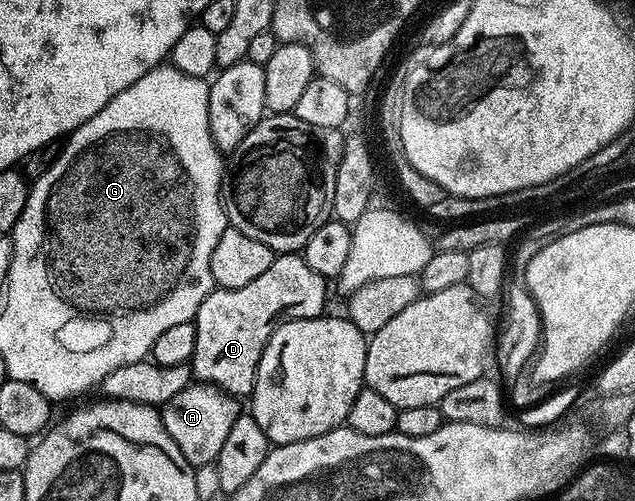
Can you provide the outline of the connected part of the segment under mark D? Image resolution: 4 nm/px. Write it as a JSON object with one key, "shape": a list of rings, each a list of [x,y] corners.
{"shape":[[[274,255],[271,266],[238,288],[217,288],[199,306],[191,372],[200,383],[212,385],[234,398],[252,397],[259,358],[279,325],[322,315],[326,277],[307,266],[304,255]]]}

